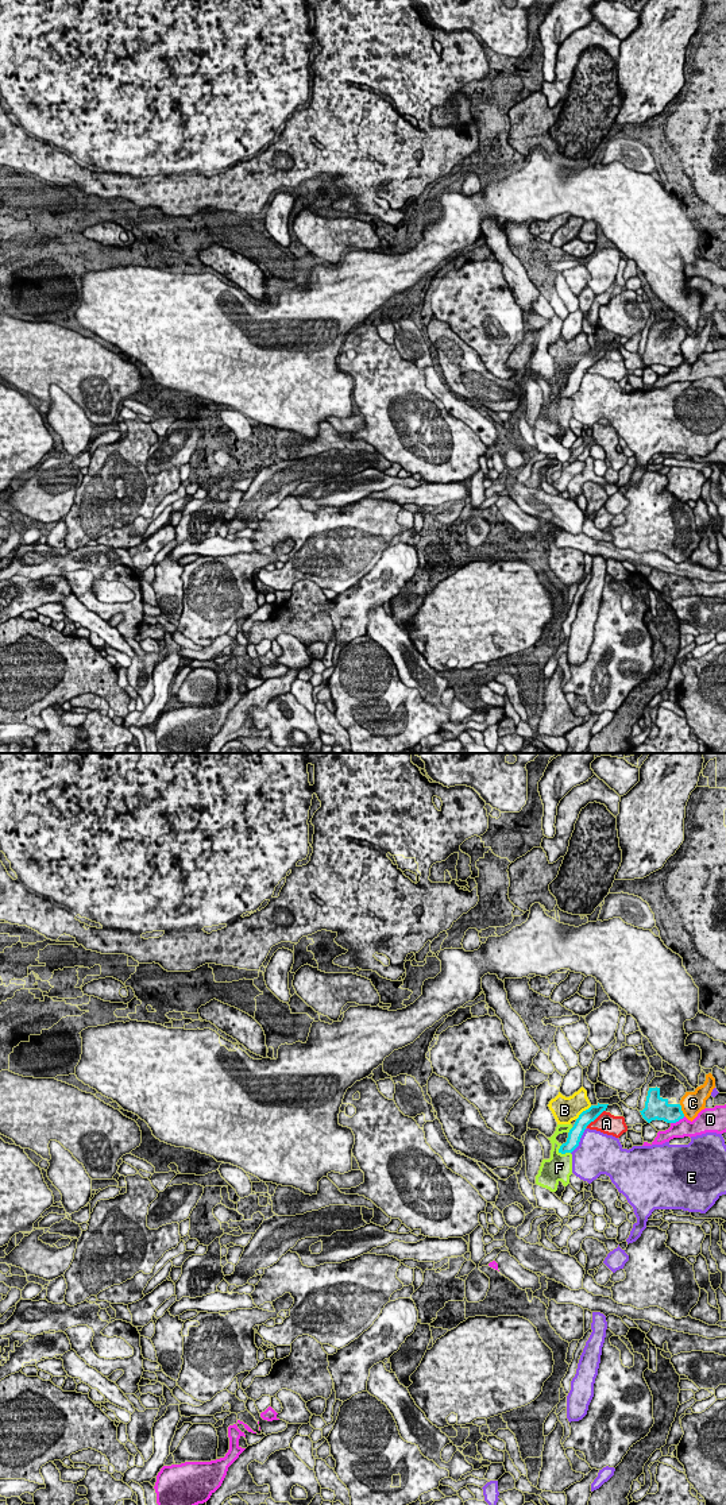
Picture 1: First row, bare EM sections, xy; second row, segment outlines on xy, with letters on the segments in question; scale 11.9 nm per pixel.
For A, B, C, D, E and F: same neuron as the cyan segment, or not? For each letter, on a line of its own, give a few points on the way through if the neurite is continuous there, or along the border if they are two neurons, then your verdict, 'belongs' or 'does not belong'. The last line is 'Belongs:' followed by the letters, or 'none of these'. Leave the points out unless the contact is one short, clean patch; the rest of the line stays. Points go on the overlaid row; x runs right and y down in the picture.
A: does not belong
B: does not belong
C: does not belong
D: border xy (684, 1116), (671, 1123); does not belong
E: does not belong
F: border xy (557, 1149), (562, 1153), (570, 1153); does not belong
Belongs: none of these

